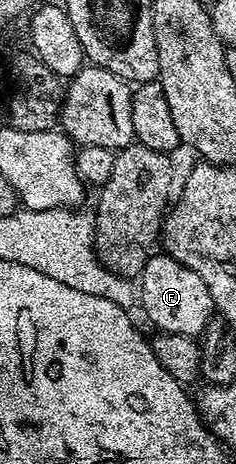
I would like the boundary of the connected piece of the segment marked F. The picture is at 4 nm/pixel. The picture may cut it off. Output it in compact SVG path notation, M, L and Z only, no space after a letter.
M153 255L148 265L144 265L140 282L140 307L142 303L143 313L158 326L159 332L198 337L216 313L210 287L204 285L200 273L192 273L188 265L180 265L180 261L170 255Z

